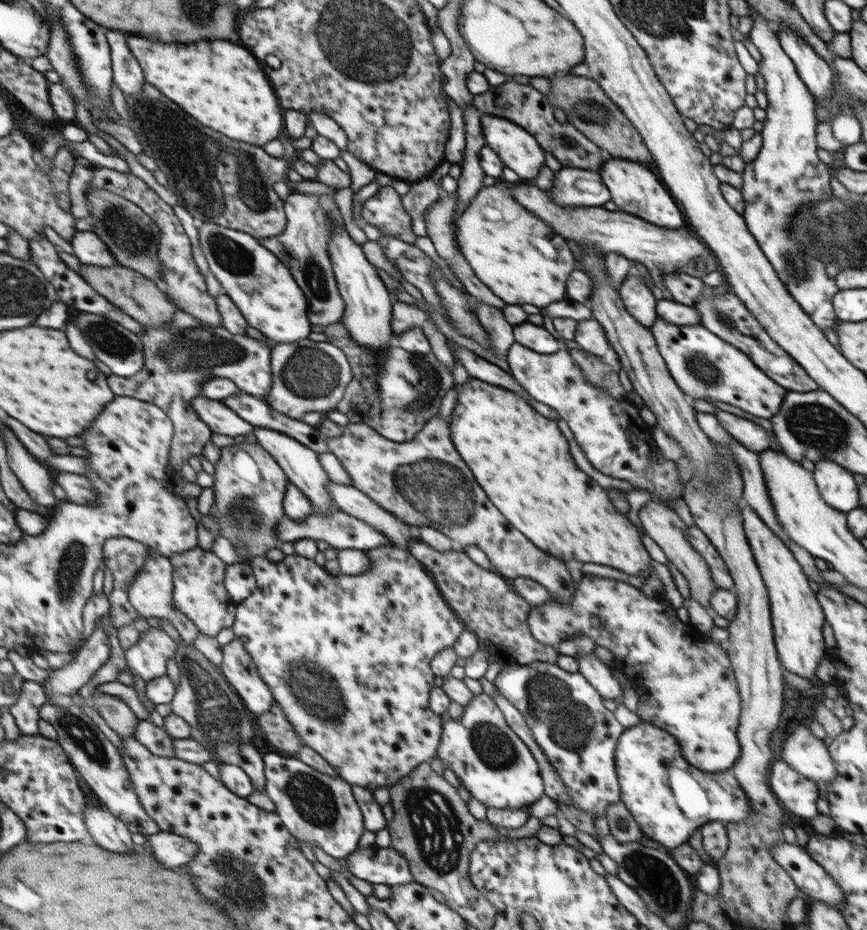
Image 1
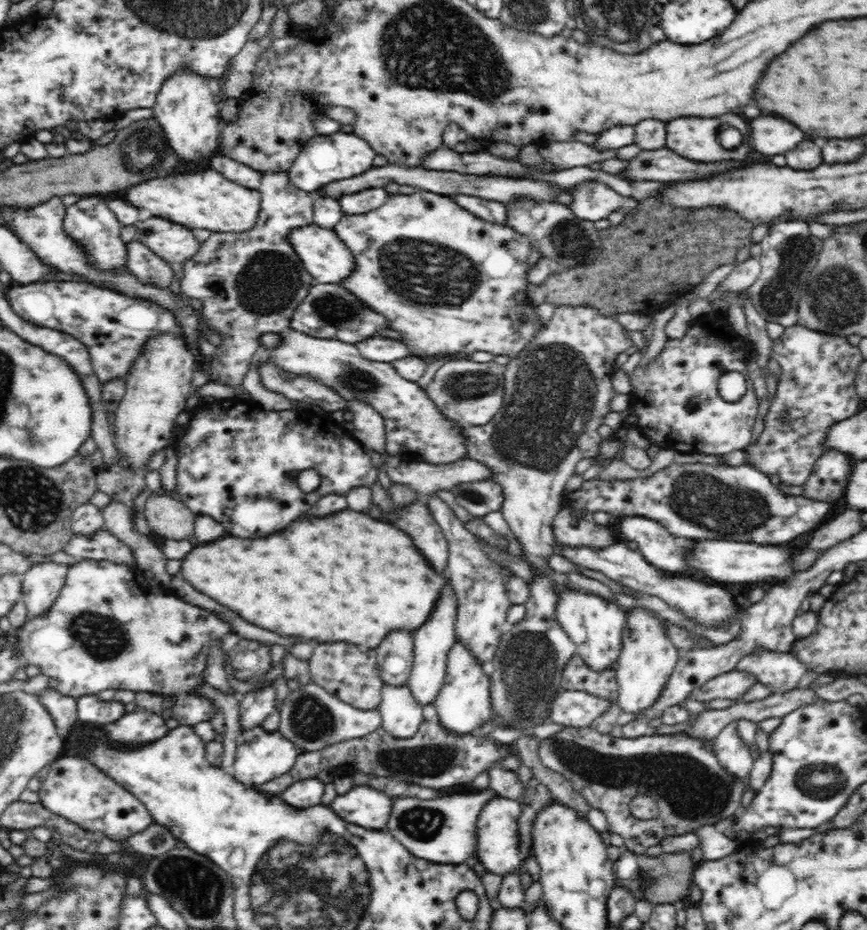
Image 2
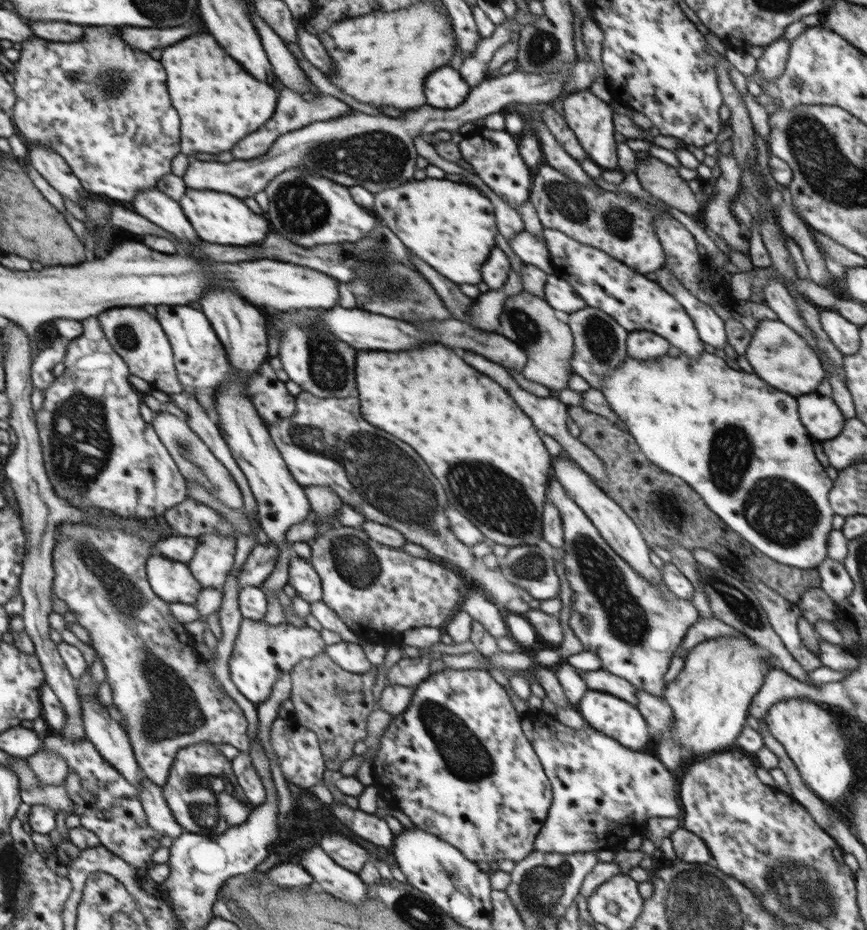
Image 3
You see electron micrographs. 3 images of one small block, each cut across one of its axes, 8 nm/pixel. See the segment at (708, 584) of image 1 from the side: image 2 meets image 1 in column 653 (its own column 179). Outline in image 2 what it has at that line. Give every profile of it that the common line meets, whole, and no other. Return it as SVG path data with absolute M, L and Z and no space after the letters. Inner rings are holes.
M152 493L145 502L144 516L155 535L180 541L194 534L195 514L170 495Z

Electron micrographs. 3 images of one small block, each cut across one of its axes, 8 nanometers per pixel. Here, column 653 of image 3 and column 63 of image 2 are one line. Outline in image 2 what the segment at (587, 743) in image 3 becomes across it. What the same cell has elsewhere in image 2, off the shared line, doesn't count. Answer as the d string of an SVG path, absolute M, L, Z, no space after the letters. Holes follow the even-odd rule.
M61 754L42 781L40 802L54 814L67 818L88 832L101 833L110 840L124 840L146 830L154 821L146 805L129 793L84 756Z

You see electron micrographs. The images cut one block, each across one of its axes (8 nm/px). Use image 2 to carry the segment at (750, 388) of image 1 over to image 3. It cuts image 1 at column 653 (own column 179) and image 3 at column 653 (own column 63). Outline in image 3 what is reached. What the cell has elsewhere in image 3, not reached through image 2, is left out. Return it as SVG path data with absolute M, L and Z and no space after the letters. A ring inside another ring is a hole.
M544 229L542 234L548 246L554 274L568 281L587 306L609 314L628 332L645 330L666 338L670 346L677 347L688 357L696 358L704 352L704 342L700 340L692 318L686 314L682 304L656 281L637 273L612 255L582 244L563 232Z

